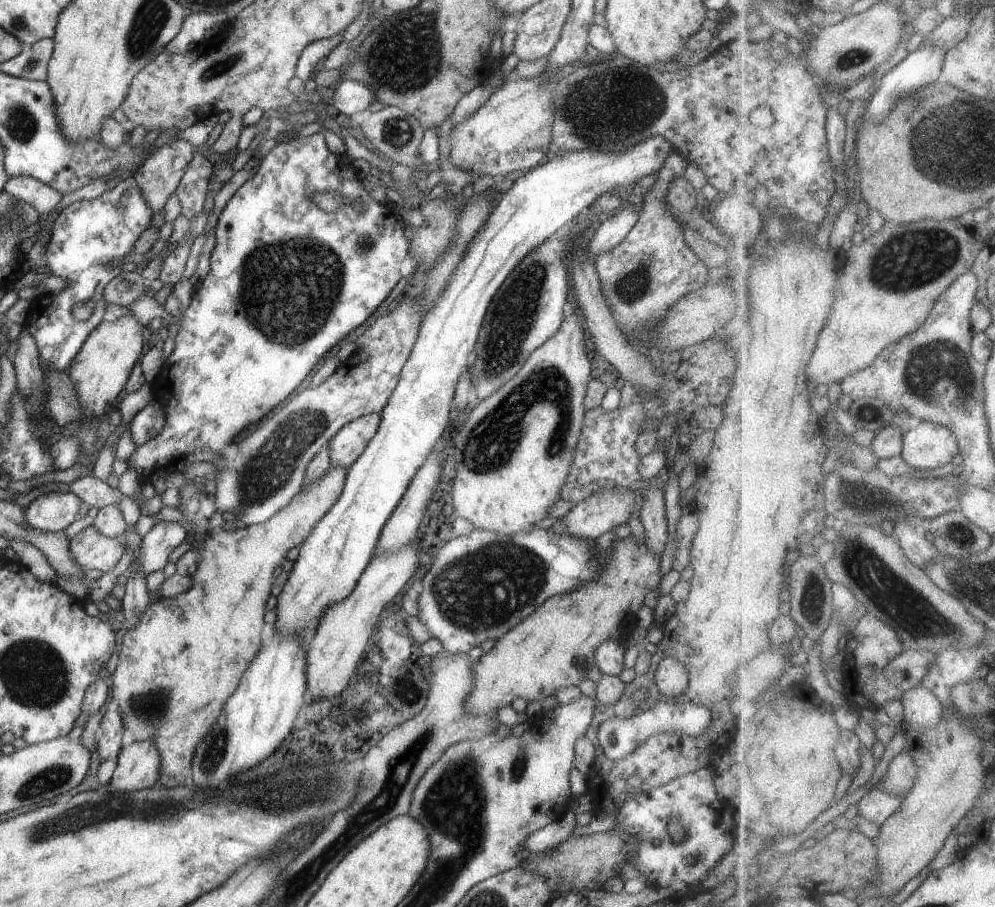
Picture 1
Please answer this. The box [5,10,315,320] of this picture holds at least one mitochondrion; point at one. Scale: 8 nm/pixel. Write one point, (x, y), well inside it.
(224, 65)

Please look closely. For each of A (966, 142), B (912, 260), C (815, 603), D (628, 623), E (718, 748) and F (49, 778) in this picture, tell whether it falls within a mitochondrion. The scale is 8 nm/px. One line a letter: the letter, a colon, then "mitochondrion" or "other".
A: mitochondrion
B: mitochondrion
C: mitochondrion
D: other
E: other
F: mitochondrion

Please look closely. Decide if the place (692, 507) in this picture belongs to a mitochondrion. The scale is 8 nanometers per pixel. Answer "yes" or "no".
no

